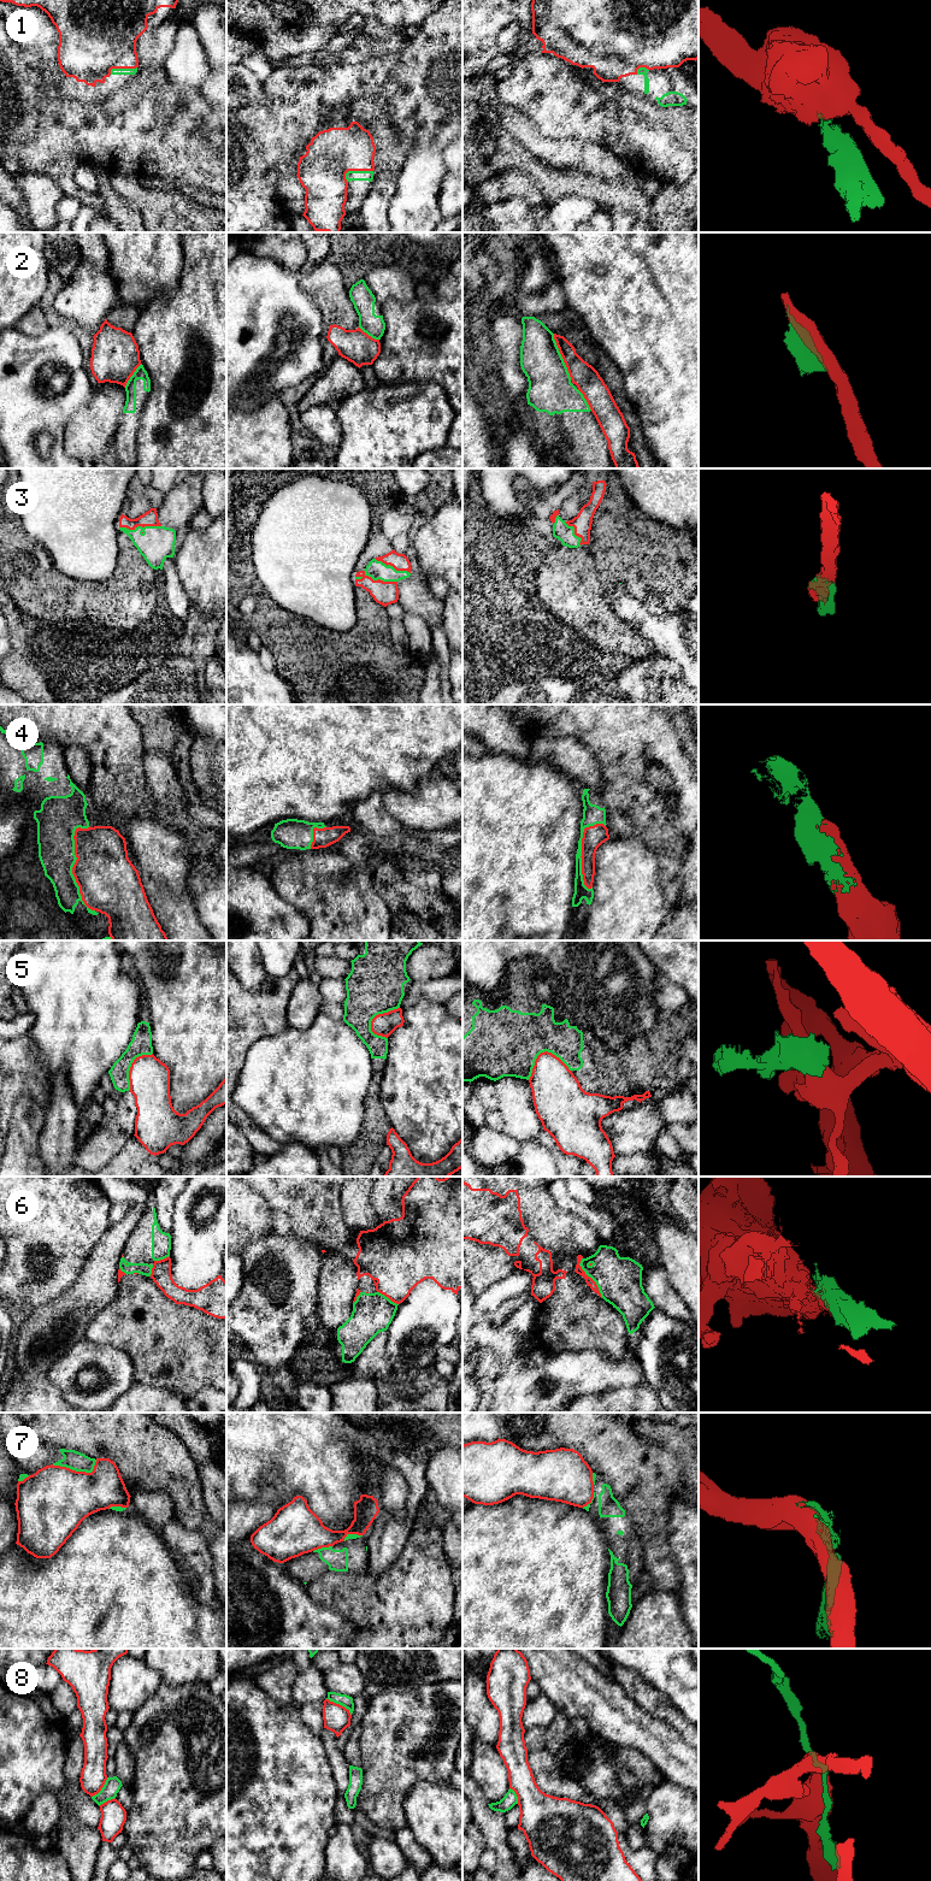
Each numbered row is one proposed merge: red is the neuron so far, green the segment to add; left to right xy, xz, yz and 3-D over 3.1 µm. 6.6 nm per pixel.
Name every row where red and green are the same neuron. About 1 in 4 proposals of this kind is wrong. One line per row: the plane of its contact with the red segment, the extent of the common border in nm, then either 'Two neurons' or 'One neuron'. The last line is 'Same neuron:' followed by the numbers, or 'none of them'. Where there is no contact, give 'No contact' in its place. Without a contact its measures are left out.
1: Touches red in xz. Shared border 200 nm. One neuron
2: Touches red in yz. Shared border 340 nm. Two neurons
3: Touches red in xy. Shared border 280 nm. One neuron
4: Touches red in xy. Shared border 600 nm. One neuron
5: Touches red in yz. Shared border 300 nm. Two neurons
6: Touches red in yz. Shared border 300 nm. Two neurons
7: Touches red in xy. Shared border 300 nm. Two neurons
8: Touches red in xz. Shared border 200 nm. Two neurons
Same neuron: 1, 3, 4

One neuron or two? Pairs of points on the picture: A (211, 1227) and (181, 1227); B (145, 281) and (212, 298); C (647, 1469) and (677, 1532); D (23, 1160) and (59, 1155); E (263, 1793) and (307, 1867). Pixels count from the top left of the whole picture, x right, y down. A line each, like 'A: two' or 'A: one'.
A: one
B: two
C: two
D: two
E: one

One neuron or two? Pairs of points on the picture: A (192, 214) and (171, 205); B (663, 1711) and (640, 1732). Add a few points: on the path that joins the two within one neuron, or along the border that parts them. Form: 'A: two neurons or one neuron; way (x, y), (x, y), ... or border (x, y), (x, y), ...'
A: one neuron; way (187, 214), (181, 214), (176, 210)
B: two neurons; border (632, 1700), (652, 1715), (664, 1720), (679, 1733)

